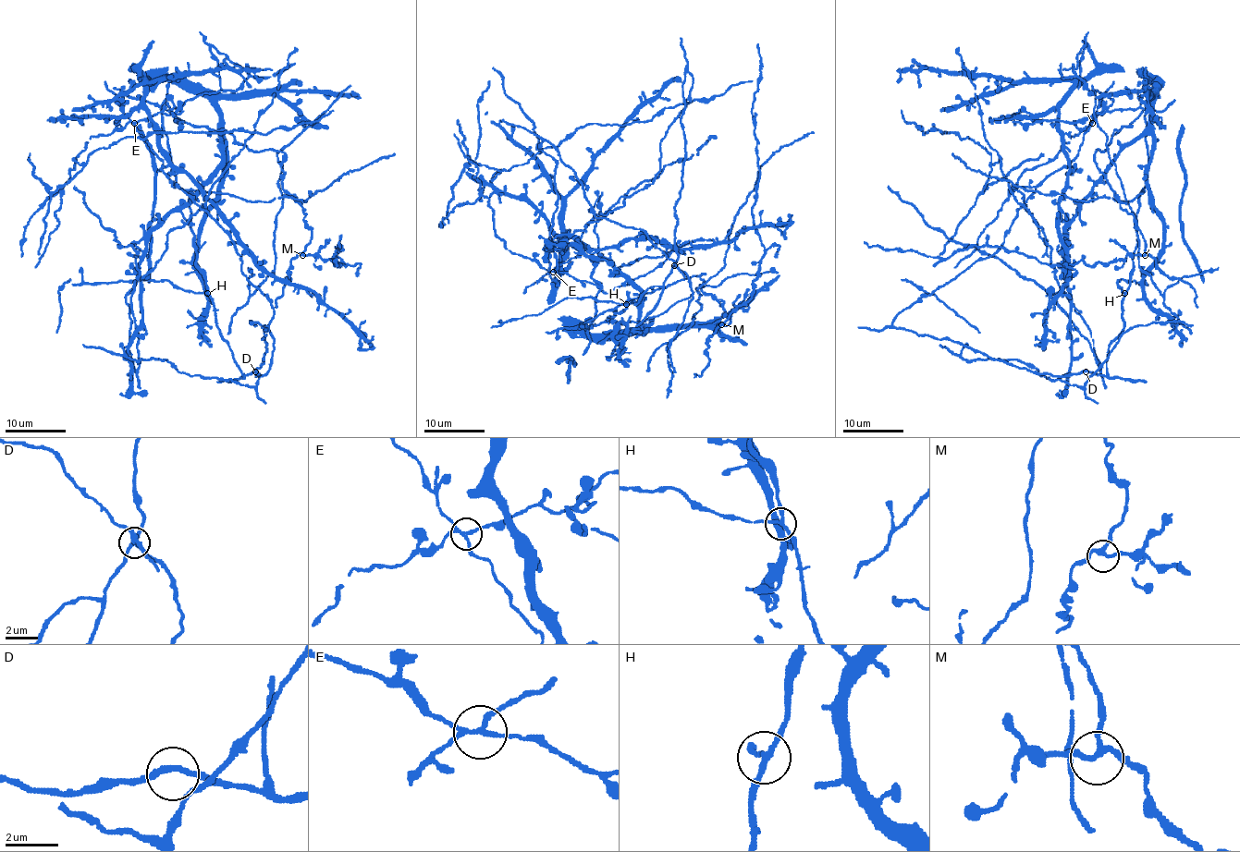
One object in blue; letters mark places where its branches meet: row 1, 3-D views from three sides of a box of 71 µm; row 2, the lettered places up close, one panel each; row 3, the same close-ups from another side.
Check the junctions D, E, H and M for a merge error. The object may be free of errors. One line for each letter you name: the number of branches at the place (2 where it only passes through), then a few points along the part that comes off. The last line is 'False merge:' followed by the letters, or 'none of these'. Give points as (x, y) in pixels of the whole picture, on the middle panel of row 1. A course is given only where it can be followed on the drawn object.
E: 4 | (553, 271), (567, 273), (607, 292), (655, 270), (667, 257), (666, 254), (638, 257), (631, 263), (640, 257)
False merge: E

